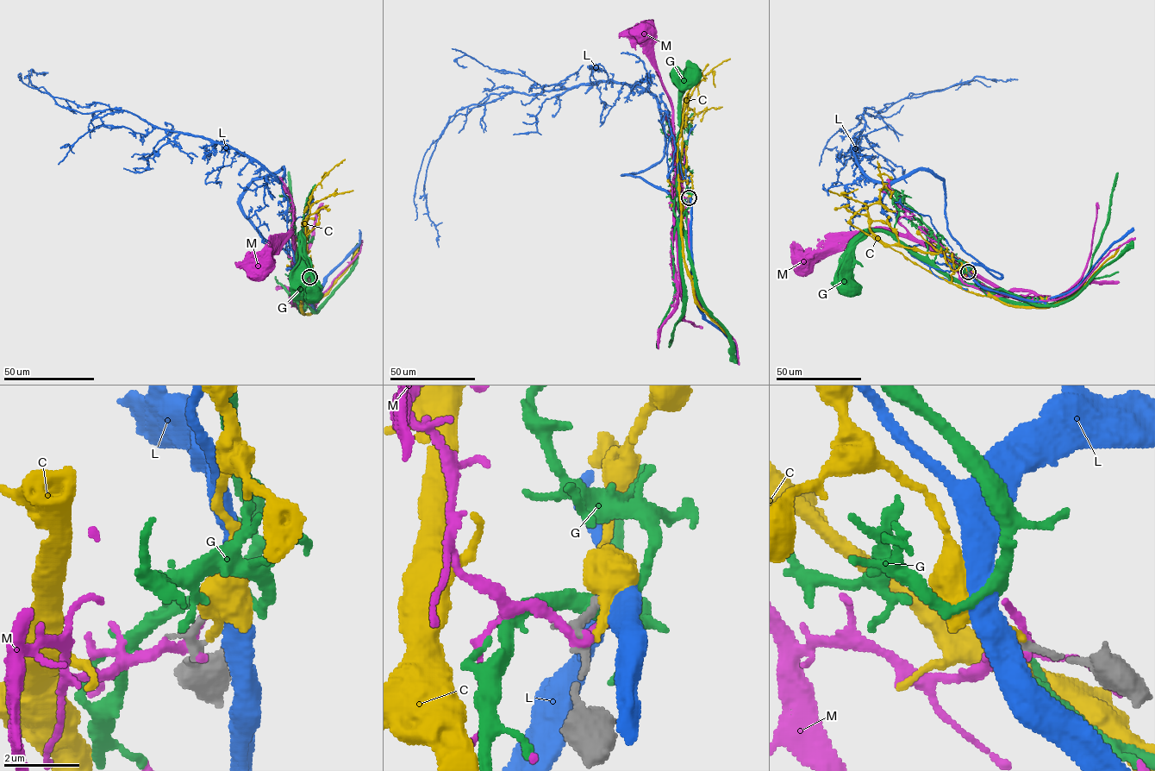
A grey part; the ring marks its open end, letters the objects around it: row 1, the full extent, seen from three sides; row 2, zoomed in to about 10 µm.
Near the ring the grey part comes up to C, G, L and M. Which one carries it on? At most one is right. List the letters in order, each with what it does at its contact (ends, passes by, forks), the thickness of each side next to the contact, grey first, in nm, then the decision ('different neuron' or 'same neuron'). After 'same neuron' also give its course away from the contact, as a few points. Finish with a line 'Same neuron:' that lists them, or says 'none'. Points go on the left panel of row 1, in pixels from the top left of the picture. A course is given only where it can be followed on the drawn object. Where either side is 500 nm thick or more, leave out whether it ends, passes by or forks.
C: it passes by | 220/480 nm | different neuron
G: it forks | 240/320 nm | different neuron
L: 220/500 nm | different neuron
M: it ends | 280/200 nm | different neuron
Same neuron: none

